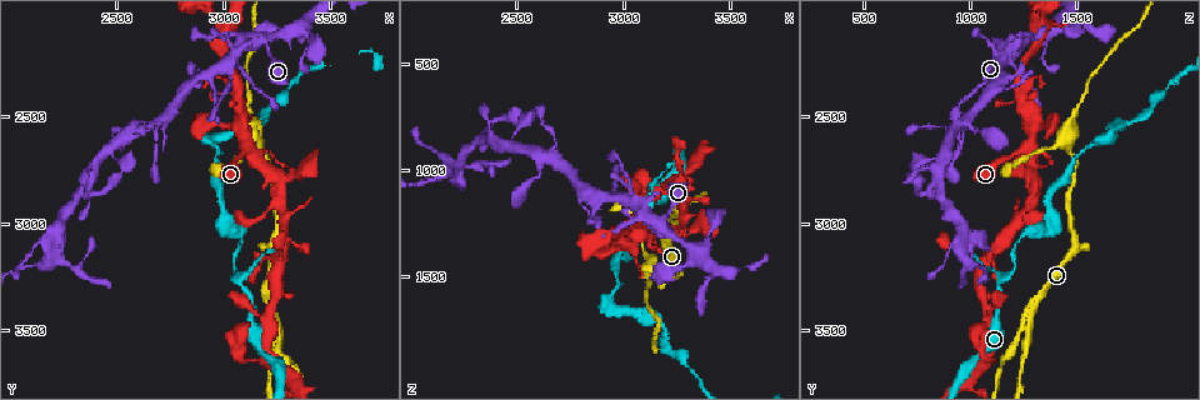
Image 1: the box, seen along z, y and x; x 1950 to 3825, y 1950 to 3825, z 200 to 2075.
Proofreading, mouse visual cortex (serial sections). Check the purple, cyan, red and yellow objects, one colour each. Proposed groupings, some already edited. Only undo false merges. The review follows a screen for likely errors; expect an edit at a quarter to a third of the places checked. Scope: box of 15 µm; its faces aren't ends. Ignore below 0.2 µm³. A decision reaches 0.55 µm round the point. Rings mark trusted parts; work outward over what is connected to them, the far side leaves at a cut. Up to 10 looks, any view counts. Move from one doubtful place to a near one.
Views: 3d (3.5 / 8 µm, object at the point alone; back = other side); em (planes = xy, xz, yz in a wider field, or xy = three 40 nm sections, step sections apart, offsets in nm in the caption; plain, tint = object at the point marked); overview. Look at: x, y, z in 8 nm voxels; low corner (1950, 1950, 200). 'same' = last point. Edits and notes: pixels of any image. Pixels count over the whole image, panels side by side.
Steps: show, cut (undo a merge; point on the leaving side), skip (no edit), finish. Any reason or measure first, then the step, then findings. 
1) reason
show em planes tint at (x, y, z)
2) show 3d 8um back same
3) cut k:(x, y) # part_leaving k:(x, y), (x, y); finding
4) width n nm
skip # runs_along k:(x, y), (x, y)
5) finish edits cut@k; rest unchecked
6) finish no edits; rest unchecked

thick turns thin
show 3d 3.5um at (3170, 2130, 1230)

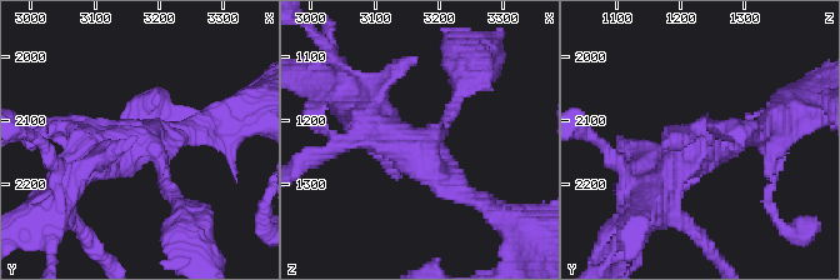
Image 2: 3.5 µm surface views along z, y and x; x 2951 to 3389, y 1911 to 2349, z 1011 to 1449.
now the EM
show em planes tint at (3165, 2145, 1235)

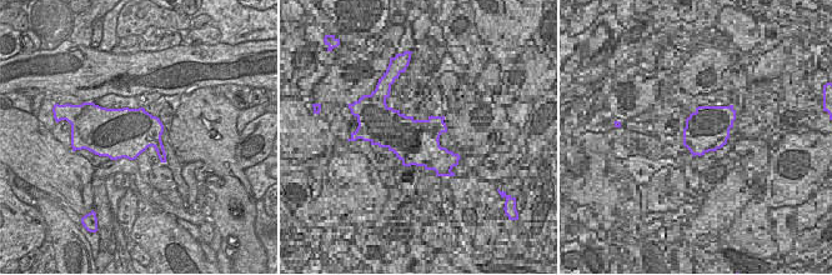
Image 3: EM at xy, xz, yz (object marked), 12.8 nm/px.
skip # runs_along 2:(175, 195), (151, 149), (109, 149), (71, 180); all the same cell

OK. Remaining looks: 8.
abrupt turn
show 3d 8um back at (3070, 3280, 1150)

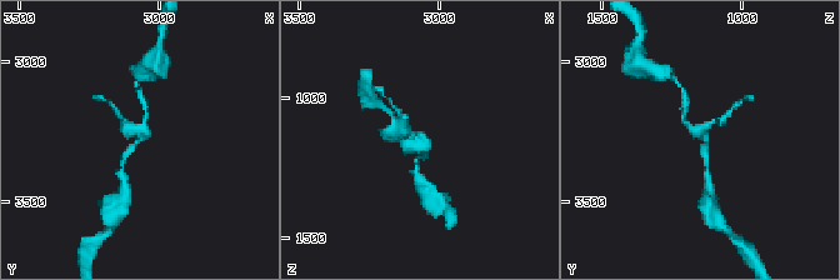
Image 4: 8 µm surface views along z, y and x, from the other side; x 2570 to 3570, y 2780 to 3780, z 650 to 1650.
now the EM
show em xy step 3 tint at (3070, 3260, 1130)

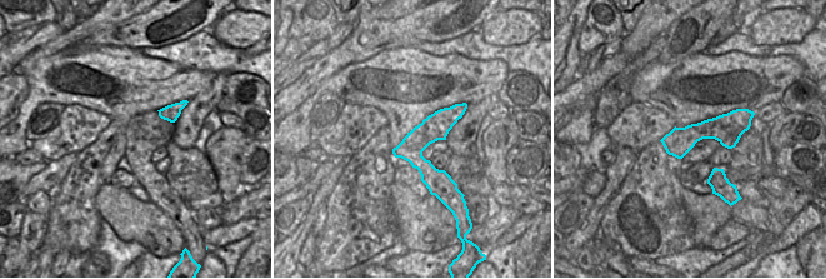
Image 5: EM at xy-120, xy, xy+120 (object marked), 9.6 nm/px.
skip # runs_along 4:(121, 166), (141, 138), (145, 114); one cell here

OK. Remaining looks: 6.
side arm on a straight run
show 3d 3.5um at (3240, 3460, 1280)

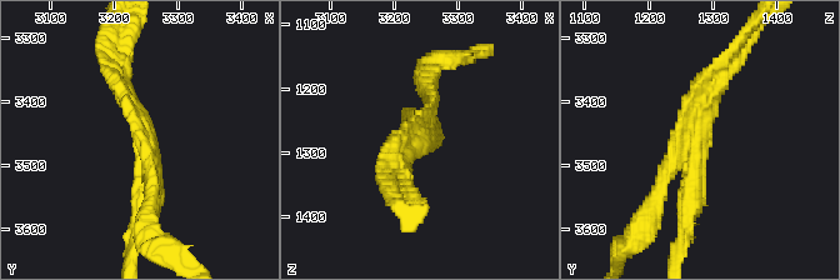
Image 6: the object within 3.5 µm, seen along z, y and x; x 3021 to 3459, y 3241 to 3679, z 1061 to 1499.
arms 3; arm_widths 200, 200, 300 nm
show em xy step 2 tint at (3255, 3465, 1270)

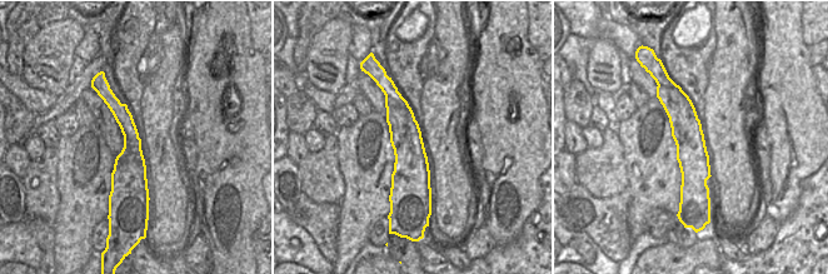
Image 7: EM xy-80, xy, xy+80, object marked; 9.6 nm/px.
cut 6:(659, 196) # a second cell is stuck on

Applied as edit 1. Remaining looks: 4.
branch point
show 3d 8um at (3320, 3740, 990)

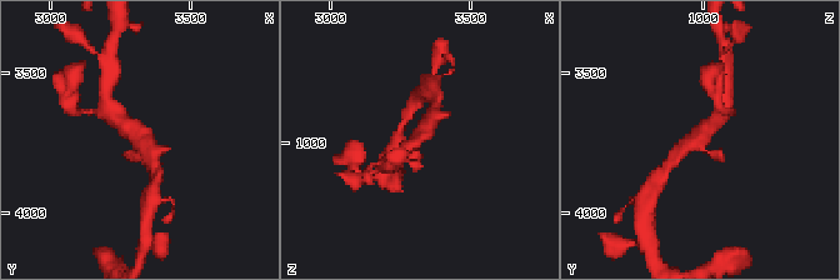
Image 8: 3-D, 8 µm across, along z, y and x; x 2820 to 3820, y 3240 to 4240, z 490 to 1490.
arms 3; arm_widths 250, 400, 400 nm
show em xy step 2 tint at (3320, 3750, 990)

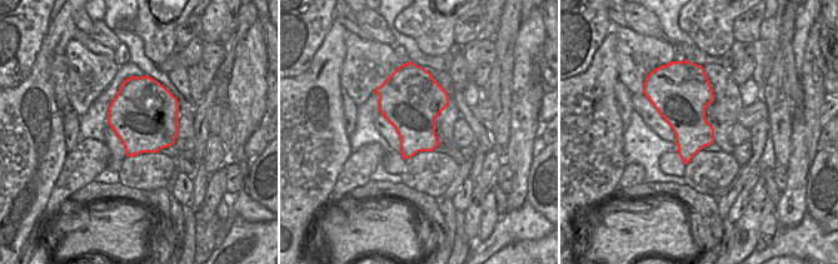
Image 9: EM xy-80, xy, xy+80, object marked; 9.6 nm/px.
skip # runs_along 8:(719, 116), (696, 141), (673, 156); continuous, no second cell

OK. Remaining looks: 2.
finish edits cut@6; rest unchecked

